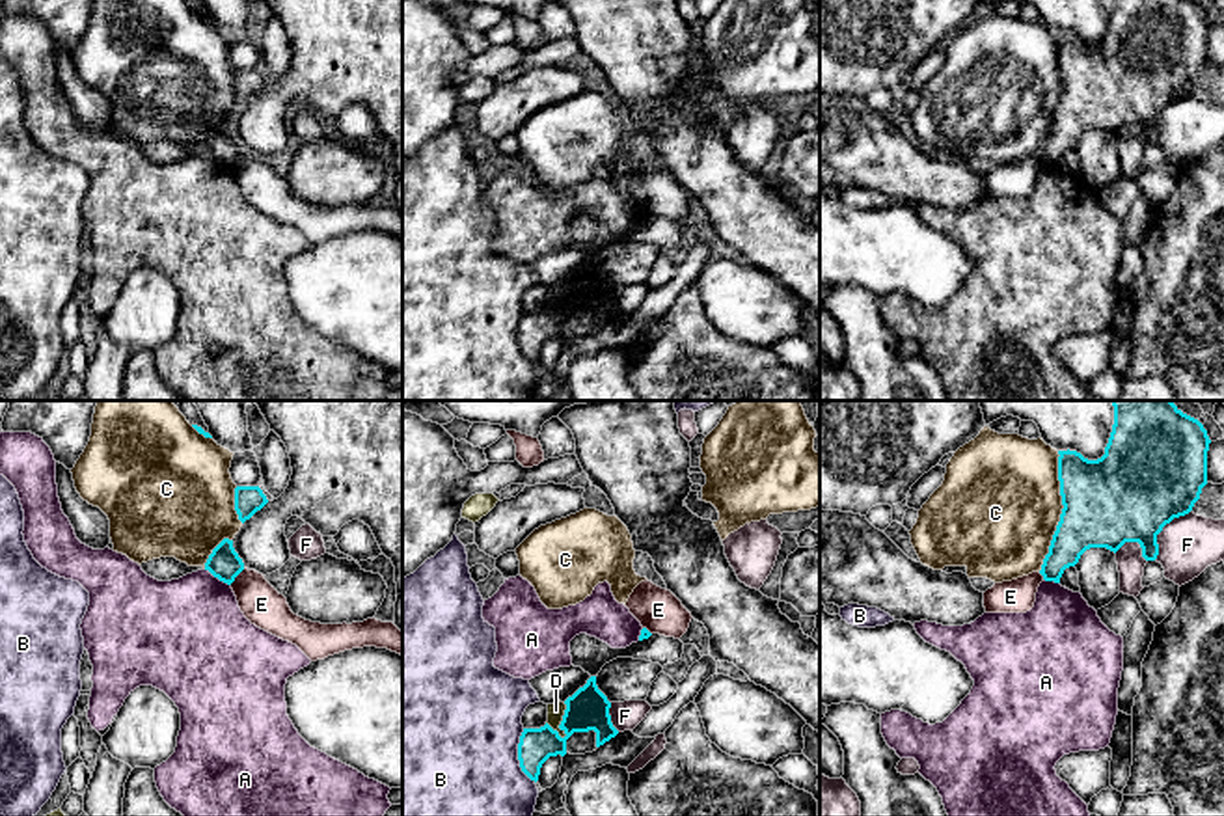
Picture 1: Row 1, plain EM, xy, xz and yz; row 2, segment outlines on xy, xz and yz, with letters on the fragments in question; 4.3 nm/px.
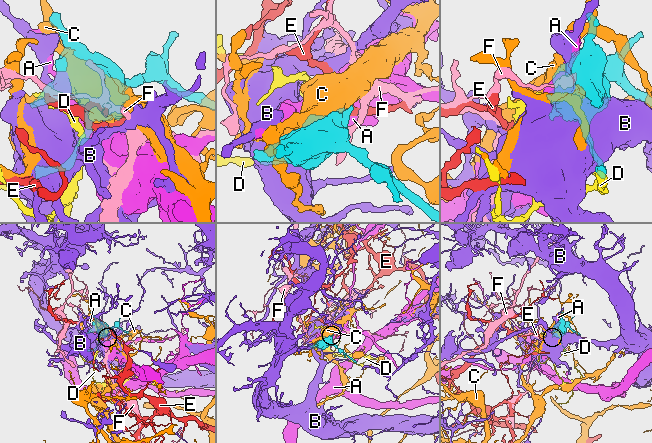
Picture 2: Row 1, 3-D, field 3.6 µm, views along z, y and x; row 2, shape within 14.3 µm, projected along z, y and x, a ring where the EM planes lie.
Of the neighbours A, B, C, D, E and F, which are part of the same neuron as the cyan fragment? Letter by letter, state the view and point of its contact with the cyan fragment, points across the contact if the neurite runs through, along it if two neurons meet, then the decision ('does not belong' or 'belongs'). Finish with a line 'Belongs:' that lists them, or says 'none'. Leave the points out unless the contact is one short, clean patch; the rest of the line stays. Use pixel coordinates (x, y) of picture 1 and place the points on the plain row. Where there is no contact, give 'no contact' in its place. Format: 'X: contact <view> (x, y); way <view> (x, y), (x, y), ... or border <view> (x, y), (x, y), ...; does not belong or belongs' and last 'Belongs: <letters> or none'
A: contact xy (217, 159); border xy (204, 151), (230, 168); does not belong
B: contact xz (518, 340); does not belong
C: contact yz (1062, 94); does not belong
D: contact xz (561, 304); does not belong
E: contact xy (237, 157); border xy (244, 151), (230, 166); does not belong
F: contact yz (1161, 112); border yz (1189, 94), (1174, 99), (1157, 118), (1157, 138), (1154, 142); does not belong
Belongs: none

